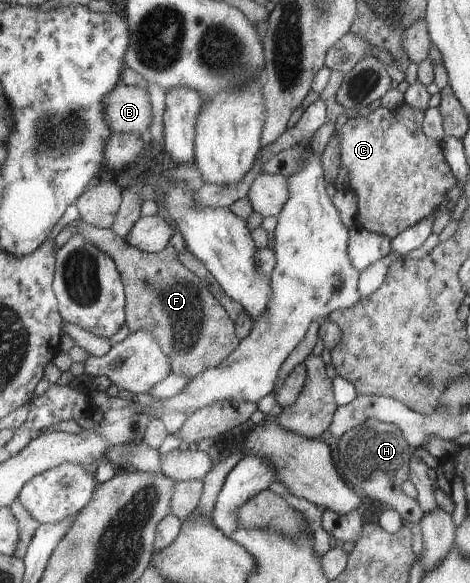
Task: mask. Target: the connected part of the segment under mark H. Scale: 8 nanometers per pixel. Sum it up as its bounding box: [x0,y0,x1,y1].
[337,419,425,524]

